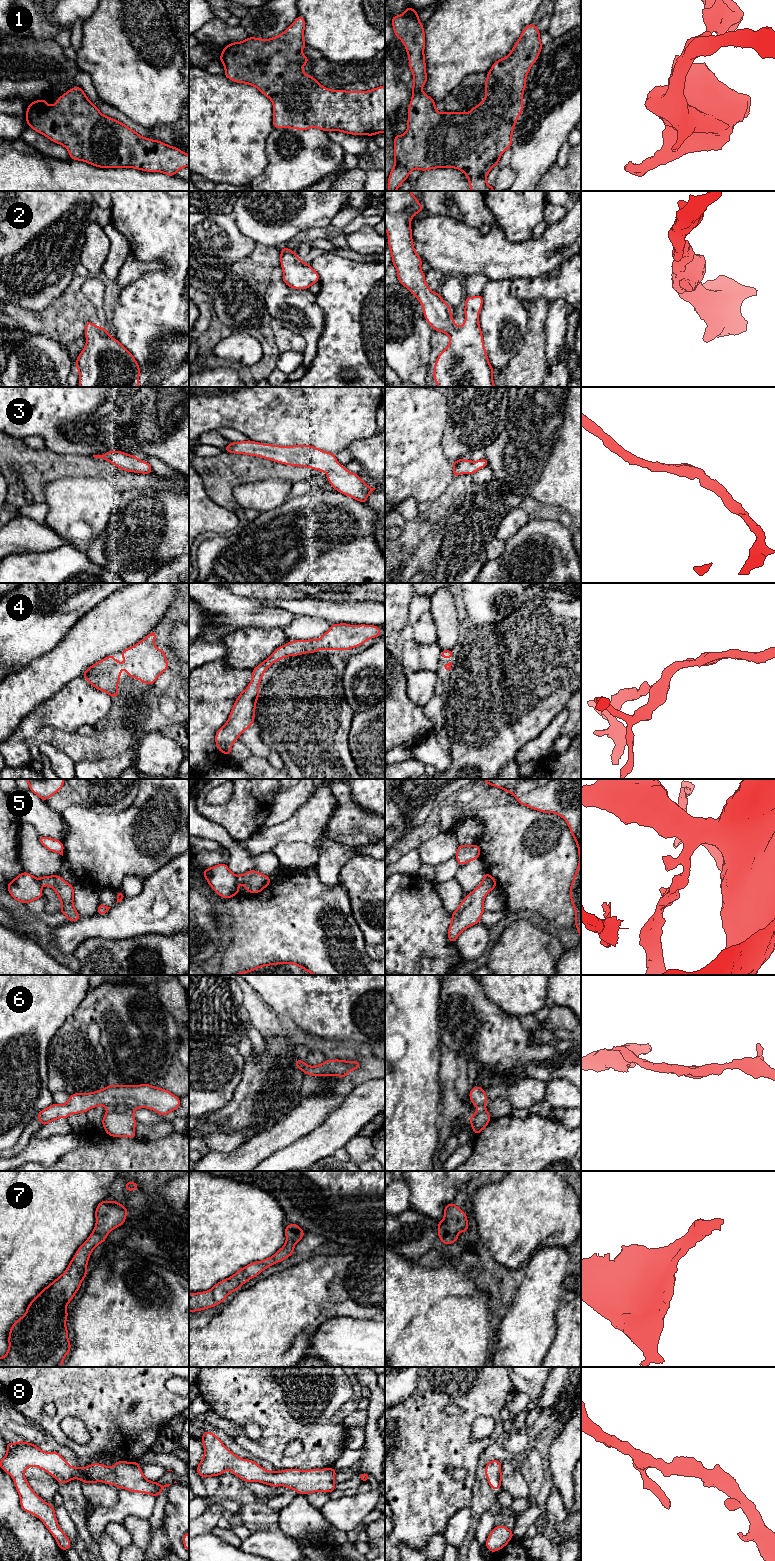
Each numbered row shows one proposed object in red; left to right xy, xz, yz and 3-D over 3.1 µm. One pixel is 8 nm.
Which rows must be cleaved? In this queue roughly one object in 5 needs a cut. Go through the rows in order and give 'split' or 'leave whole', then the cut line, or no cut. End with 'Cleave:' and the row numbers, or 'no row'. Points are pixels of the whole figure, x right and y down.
1: leave whole; no cut
2: leave whole; no cut
3: leave whole; no cut
4: leave whole; no cut
5: leave whole; no cut
6: leave whole; no cut
7: leave whole; no cut
8: leave whole; no cut
Cleave: no row

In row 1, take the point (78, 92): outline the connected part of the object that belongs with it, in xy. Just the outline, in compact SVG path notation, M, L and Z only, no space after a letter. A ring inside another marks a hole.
M80 86L69 89L54 105L48 105L45 99L30 103L25 119L33 130L63 145L71 159L96 167L134 168L174 176L178 170L189 166L189 155L180 149L145 138L125 124L103 115Z

